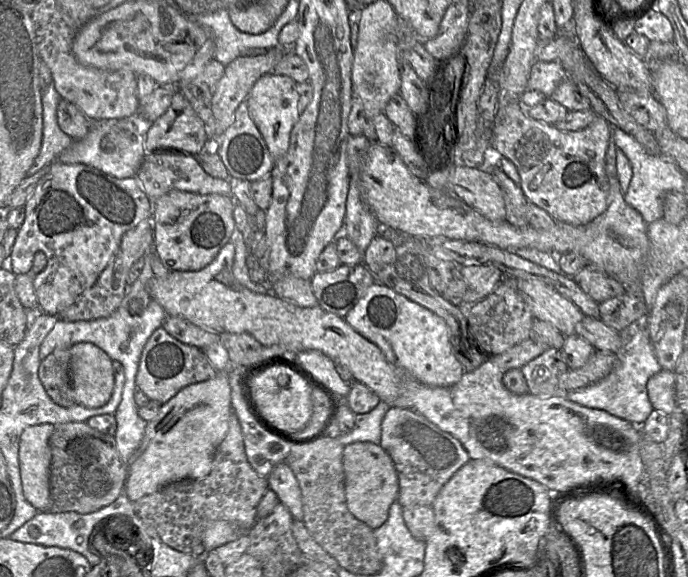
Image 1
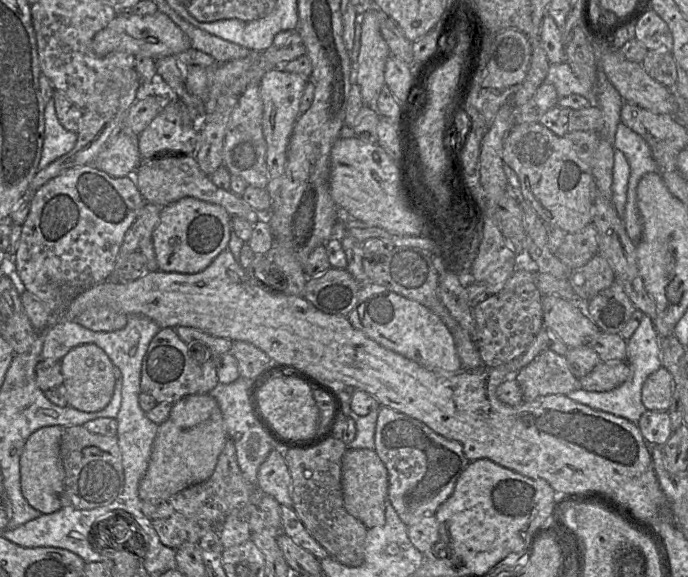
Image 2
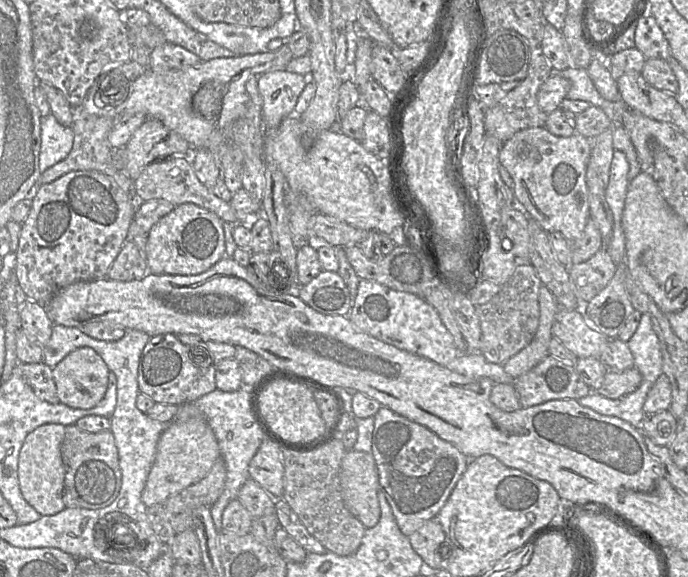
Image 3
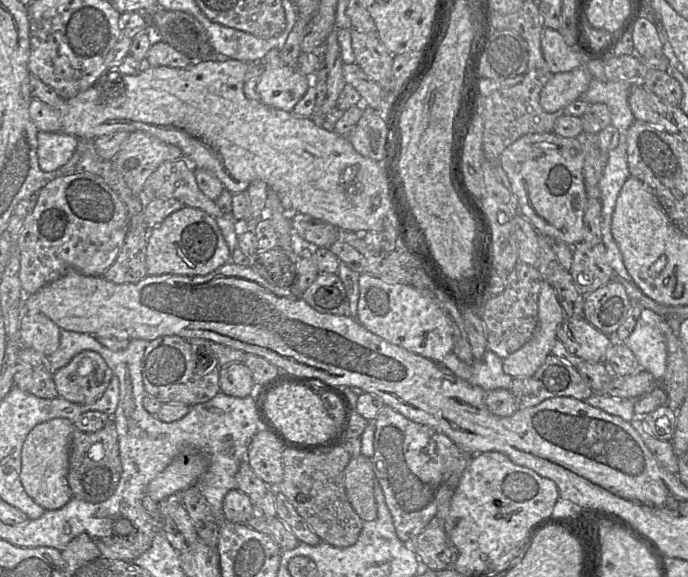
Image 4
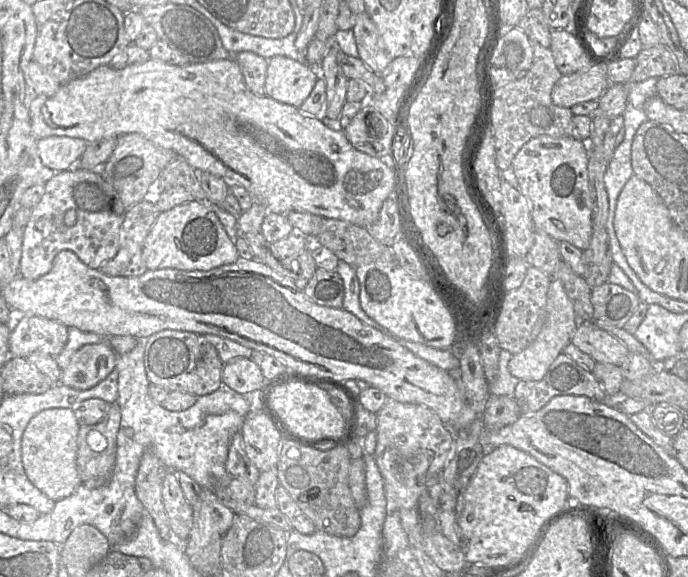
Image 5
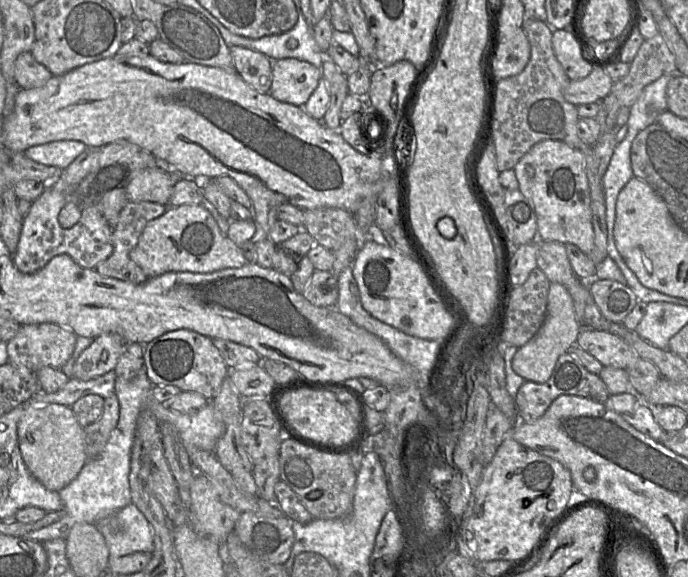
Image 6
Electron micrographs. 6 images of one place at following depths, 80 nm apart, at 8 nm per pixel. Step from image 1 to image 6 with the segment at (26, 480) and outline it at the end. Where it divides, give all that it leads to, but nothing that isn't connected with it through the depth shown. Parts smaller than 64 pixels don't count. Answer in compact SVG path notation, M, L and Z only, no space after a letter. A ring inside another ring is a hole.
M56 403L26 406L18 422L17 435L26 467L49 490L62 490L77 477L87 461L84 430L71 407Z

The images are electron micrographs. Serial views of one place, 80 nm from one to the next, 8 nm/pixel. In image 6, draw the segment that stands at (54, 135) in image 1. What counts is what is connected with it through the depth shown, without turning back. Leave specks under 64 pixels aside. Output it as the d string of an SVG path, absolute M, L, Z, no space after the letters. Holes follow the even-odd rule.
M61 140L32 146L24 153L35 162L63 170L83 153L86 148L87 146L81 141Z

